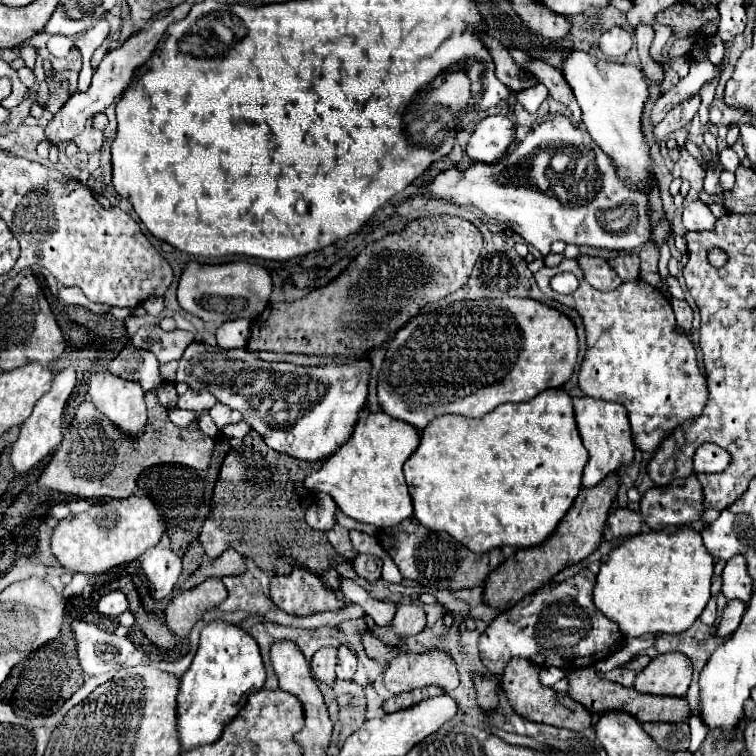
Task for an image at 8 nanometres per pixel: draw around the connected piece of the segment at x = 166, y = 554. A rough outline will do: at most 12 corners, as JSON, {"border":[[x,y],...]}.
{"border":[[165,539],[141,555],[151,595],[165,599],[181,559]]}

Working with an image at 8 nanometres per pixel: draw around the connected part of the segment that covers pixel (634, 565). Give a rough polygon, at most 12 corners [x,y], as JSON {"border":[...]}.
{"border":[[691,527],[625,539],[593,601],[623,637],[689,629],[713,557]]}

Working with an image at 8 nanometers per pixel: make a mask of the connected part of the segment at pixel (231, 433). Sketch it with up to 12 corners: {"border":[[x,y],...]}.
{"border":[[247,421],[231,423],[221,429],[227,437],[243,439],[251,425]]}

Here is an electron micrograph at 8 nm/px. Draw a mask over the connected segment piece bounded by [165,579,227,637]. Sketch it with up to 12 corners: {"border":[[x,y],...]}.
{"border":[[221,579],[179,591],[165,609],[177,637],[227,597]]}

